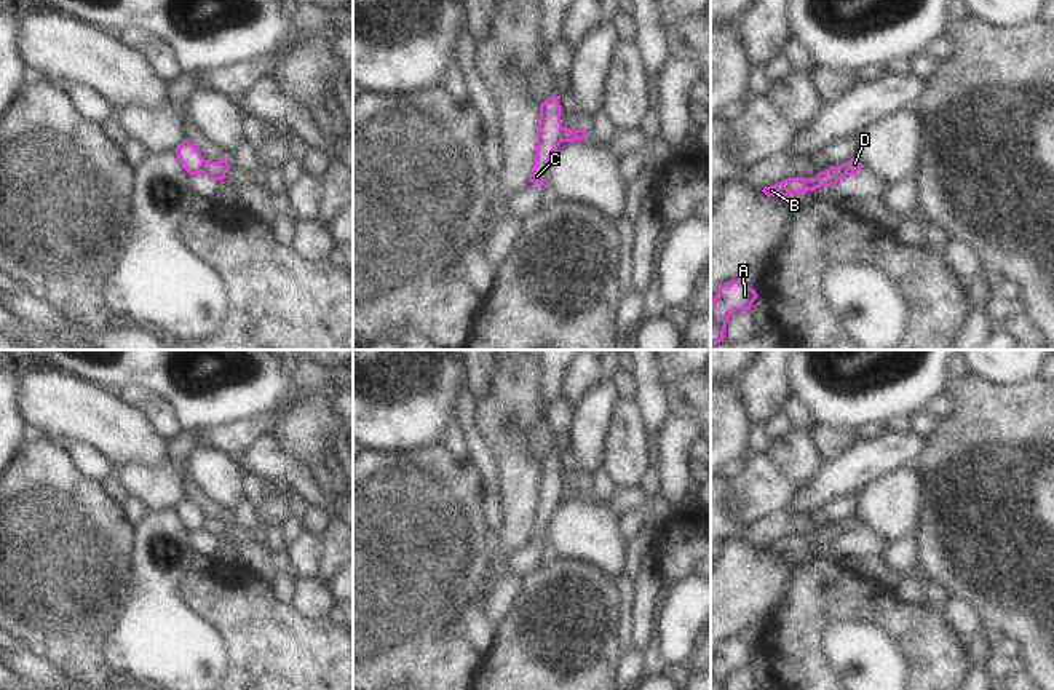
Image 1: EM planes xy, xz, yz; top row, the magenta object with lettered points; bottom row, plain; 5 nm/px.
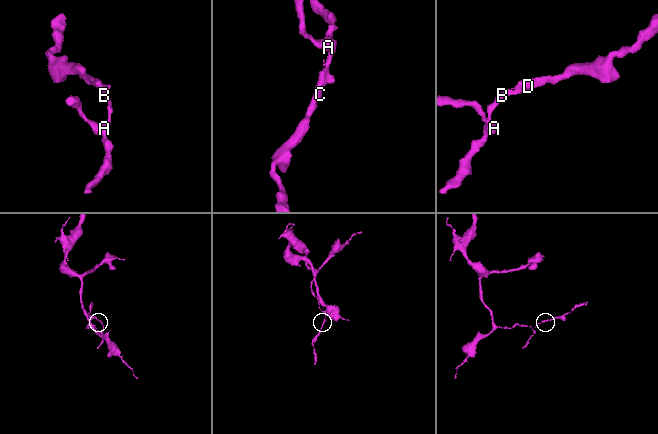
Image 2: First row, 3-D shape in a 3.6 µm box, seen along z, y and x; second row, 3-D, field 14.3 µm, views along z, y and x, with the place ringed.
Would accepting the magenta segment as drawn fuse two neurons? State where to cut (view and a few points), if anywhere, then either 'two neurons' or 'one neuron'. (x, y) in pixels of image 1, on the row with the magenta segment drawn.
xz (564, 128), (559, 141) | two neurons

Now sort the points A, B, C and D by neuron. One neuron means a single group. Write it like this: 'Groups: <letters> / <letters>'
Groups: A B D / C.

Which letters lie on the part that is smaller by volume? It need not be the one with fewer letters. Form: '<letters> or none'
C.

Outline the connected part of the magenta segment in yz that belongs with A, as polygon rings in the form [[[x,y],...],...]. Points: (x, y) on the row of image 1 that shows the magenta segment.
[[[739,280],[723,283],[711,302],[711,347],[723,342],[727,321],[735,310],[751,310],[755,289]]]

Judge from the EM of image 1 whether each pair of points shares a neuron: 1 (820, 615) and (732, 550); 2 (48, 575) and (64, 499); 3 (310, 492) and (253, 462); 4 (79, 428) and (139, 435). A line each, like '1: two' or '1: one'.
1: two
2: one
3: one
4: one

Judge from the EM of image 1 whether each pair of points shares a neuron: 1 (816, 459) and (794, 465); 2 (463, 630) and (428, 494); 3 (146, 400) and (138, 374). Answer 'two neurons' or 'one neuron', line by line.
1: one neuron
2: two neurons
3: two neurons

